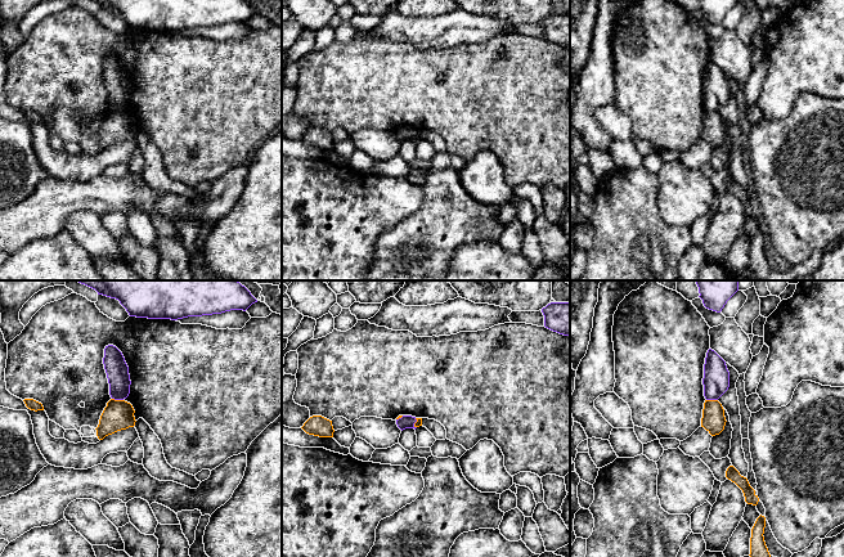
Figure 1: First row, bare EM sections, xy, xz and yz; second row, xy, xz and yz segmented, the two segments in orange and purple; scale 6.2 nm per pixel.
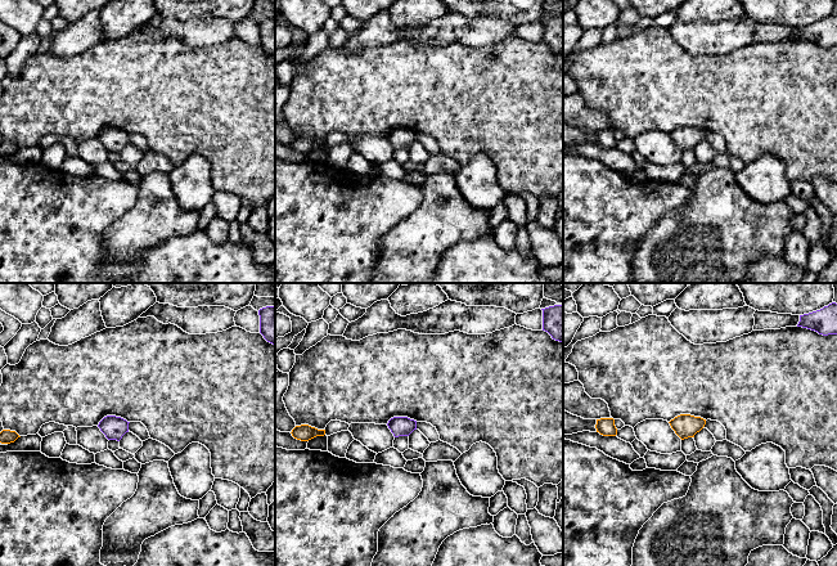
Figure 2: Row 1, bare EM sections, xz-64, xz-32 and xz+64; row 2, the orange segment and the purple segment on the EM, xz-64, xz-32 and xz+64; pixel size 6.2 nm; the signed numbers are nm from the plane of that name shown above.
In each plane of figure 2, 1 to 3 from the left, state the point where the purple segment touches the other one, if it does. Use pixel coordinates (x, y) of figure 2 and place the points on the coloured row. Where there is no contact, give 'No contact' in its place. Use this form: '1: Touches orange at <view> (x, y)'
1: No contact
2: No contact
3: No contact

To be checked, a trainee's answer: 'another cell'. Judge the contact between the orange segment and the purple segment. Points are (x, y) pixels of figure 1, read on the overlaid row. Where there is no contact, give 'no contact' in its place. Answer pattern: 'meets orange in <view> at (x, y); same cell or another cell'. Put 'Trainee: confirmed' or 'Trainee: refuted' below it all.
meets orange in xy at (117, 400); another cell
Trainee: confirmed

